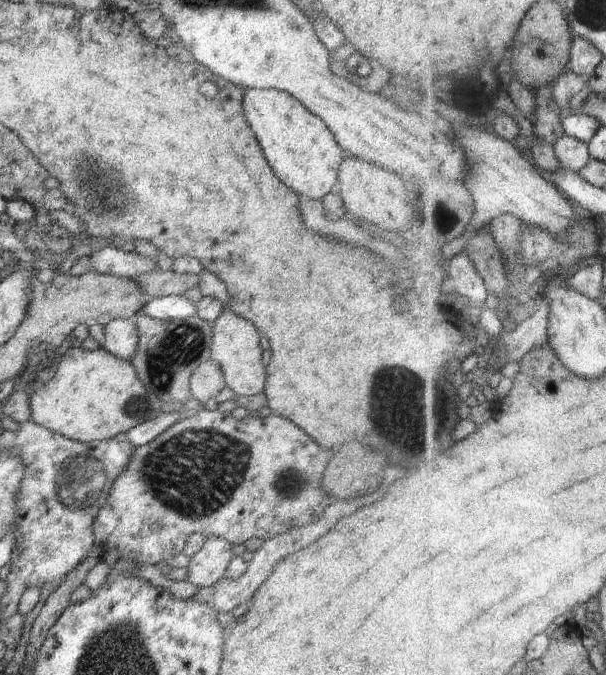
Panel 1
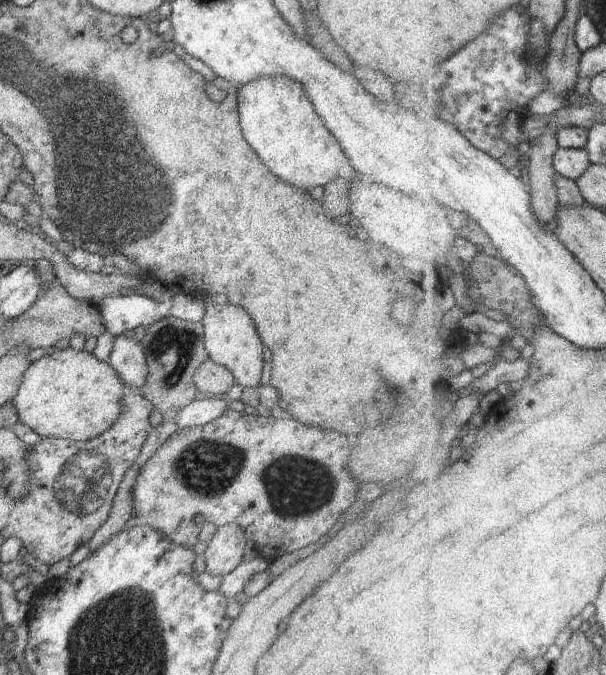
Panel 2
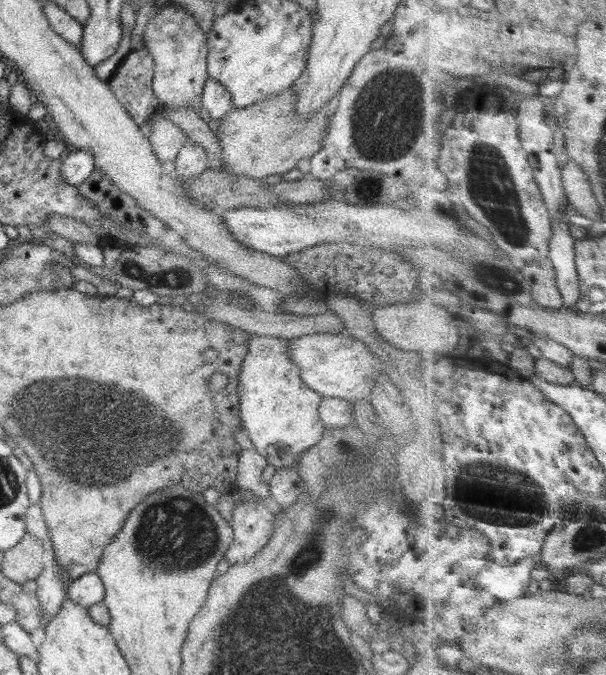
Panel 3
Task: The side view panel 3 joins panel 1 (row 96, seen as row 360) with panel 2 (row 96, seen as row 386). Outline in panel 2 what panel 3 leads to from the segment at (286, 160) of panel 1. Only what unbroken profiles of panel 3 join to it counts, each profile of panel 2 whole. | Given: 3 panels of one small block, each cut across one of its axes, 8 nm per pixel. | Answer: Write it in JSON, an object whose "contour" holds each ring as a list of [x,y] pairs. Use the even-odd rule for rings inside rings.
{"contour":[[[287,76],[262,77],[238,86],[237,94],[244,138],[278,178],[307,192],[338,177],[349,181],[363,179],[354,170],[338,139],[327,129],[301,82]]]}

